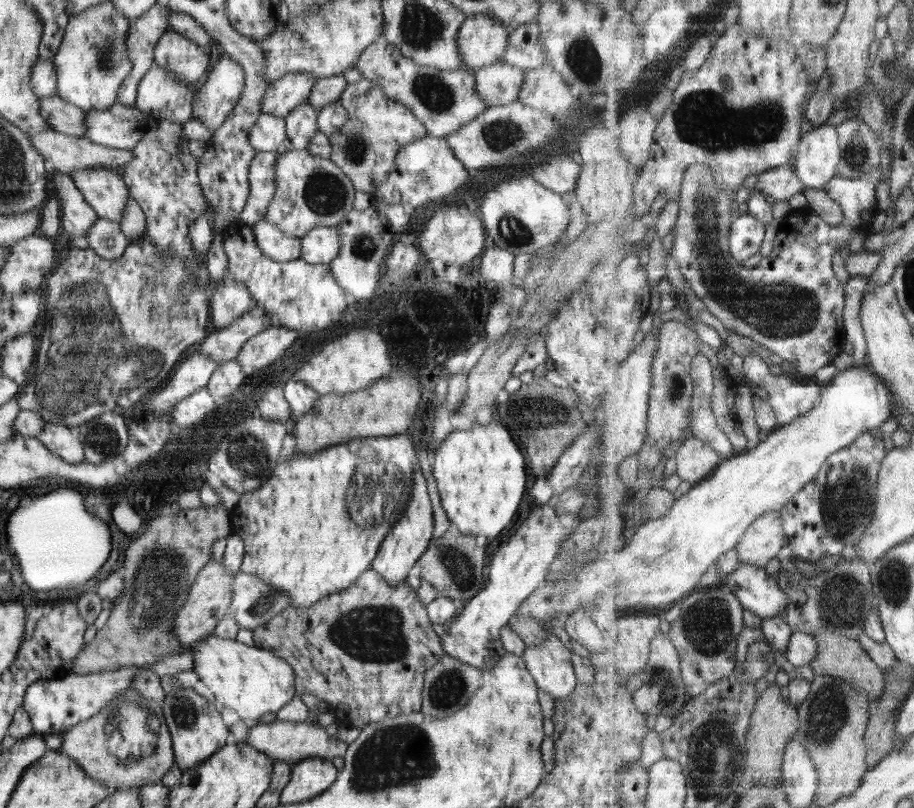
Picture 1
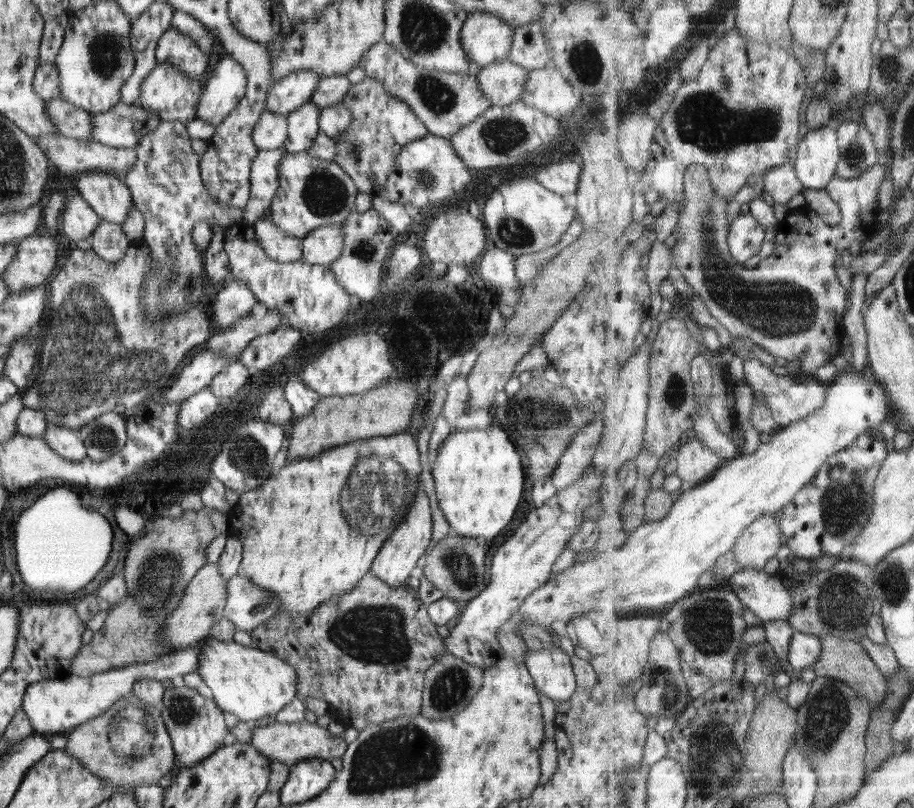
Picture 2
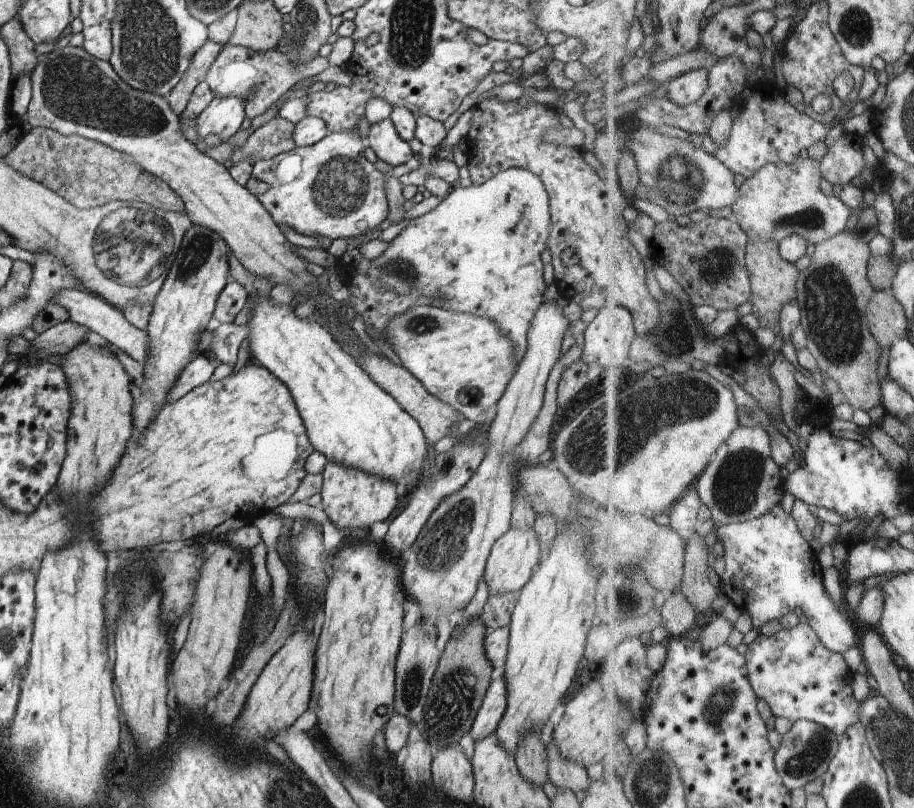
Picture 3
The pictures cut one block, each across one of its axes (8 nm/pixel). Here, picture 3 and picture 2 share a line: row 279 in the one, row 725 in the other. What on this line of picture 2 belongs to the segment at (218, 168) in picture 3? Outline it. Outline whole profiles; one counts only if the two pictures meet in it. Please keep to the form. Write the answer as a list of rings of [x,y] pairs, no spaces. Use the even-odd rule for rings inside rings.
[[[276,721],[263,728],[253,728],[251,732],[250,744],[258,752],[269,759],[282,761],[286,766],[294,766],[300,761],[311,758],[331,760],[334,756],[342,757],[347,749],[344,740],[334,739],[327,729],[305,721],[298,724],[282,724]]]

